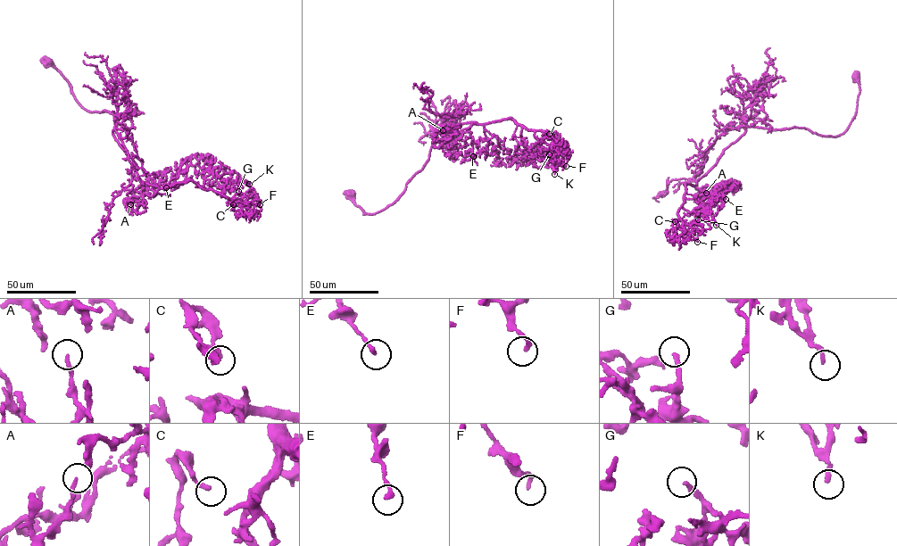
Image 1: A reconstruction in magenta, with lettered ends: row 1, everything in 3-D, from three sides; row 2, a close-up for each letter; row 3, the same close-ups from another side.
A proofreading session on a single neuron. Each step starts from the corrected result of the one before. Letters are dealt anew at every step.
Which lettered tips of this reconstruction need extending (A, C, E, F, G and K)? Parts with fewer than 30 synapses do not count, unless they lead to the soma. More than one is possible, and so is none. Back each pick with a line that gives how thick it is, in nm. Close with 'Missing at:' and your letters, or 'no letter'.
G: Thickness 220 nm
Missing at: G

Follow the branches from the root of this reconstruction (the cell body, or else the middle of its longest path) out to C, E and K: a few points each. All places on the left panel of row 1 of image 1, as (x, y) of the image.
C: (47, 62), (82, 107), (113, 114), (141, 180), (192, 181), (233, 204)
E: (47, 62), (82, 107), (113, 114), (112, 134), (141, 180), (157, 186), (155, 194), (161, 176), (166, 187)
K: (47, 62), (82, 107), (113, 114), (112, 134), (143, 181), (192, 181), (218, 194), (228, 179), (249, 184)

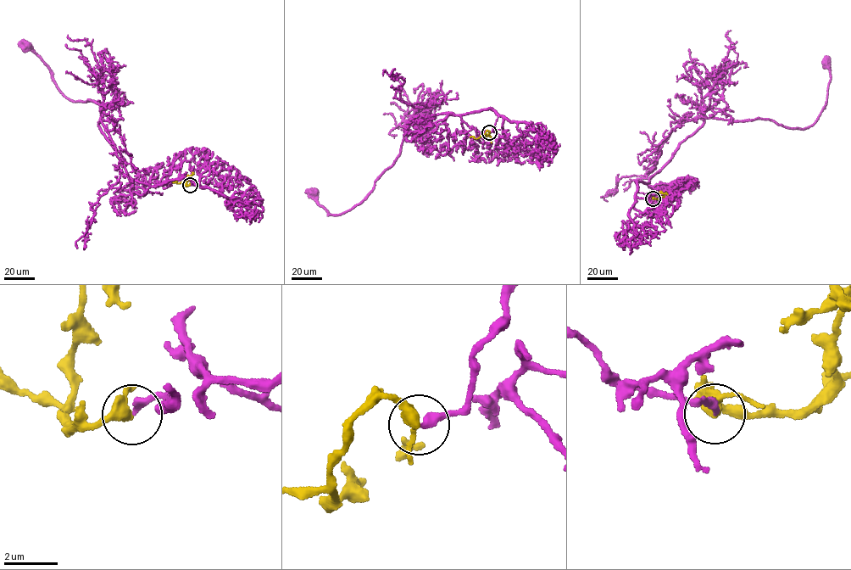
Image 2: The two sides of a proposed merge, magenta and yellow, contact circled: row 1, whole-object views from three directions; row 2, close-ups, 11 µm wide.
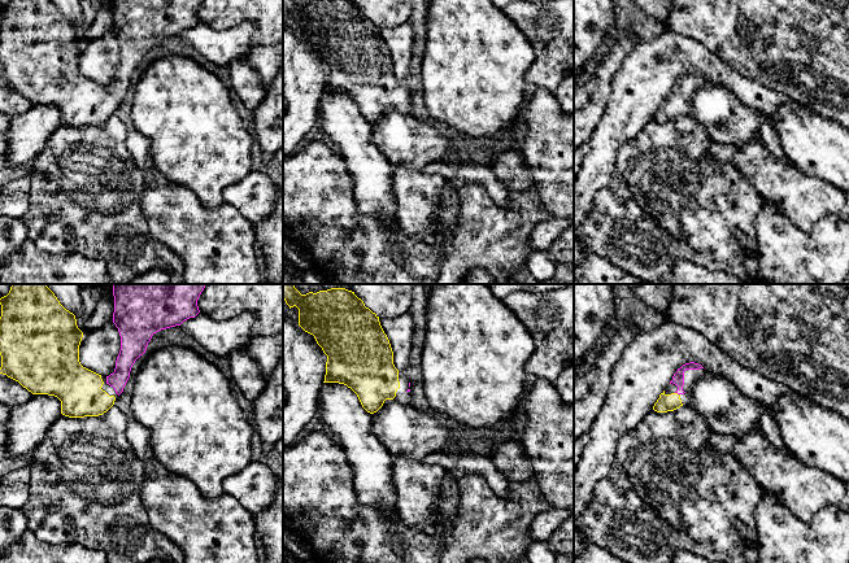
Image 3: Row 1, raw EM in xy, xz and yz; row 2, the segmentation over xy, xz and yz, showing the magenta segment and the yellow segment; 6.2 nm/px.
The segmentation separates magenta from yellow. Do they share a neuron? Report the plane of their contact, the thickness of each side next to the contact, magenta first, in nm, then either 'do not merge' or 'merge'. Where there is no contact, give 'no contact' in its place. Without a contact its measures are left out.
yz | 80/110 nm | merge

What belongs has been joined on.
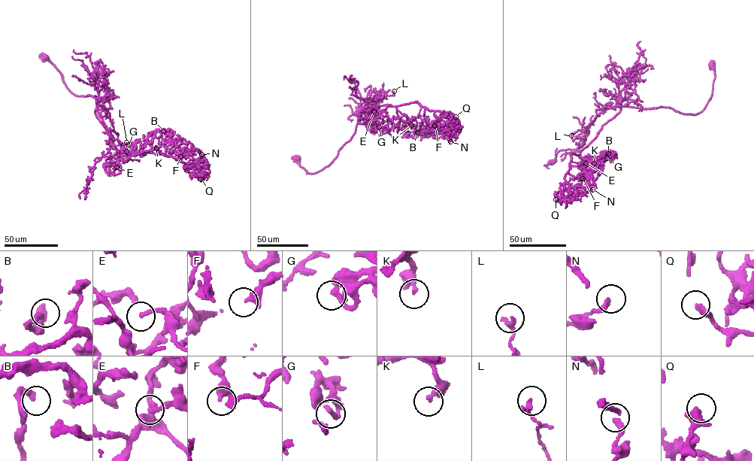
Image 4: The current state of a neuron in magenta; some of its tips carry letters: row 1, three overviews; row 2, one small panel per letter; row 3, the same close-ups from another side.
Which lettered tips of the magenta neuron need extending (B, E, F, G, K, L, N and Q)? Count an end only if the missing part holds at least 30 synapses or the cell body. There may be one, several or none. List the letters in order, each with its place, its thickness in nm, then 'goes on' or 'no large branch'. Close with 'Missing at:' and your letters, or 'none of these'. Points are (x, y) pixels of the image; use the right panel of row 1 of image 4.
B: (608, 153) | 280 nm | no large branch
E: (585, 163) | 220 nm | no large branch
F: (582, 178) | 380 nm | no large branch
G: (607, 158) | 240 nm | no large branch
K: (594, 163) | 380 nm | no large branch
L: (571, 135) | 280 nm | no large branch
N: (592, 189) | 280 nm | no large branch
Q: (555, 199) | 420 nm | no large branch
Missing at: none of these

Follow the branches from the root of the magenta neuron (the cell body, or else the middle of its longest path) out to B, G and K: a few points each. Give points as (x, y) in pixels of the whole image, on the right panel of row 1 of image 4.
B: (712, 66), (711, 98), (699, 113), (619, 105), (579, 156), (589, 162), (608, 153)
G: (712, 66), (715, 78), (711, 98), (699, 113), (619, 105), (620, 111), (579, 157), (607, 158)
K: (712, 66), (715, 78), (711, 98), (699, 113), (619, 104), (620, 111), (579, 153), (594, 163)

